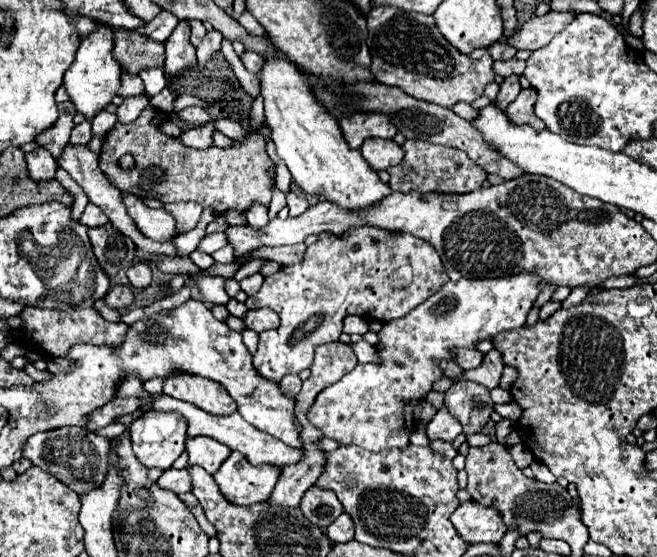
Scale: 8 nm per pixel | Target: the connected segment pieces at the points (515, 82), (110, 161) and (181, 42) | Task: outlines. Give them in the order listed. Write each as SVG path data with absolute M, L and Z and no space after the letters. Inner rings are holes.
M509 76L509 78L505 78L503 80L503 84L501 84L501 90L499 90L499 94L497 94L497 98L493 100L499 108L507 108L507 104L511 104L513 100L515 100L515 96L517 96L517 92L521 90L521 86L519 86L519 76Z
M147 106L137 120L129 124L117 122L105 134L99 168L117 190L141 198L155 198L163 204L191 200L203 208L213 208L217 214L223 214L227 210L245 212L255 200L269 204L273 184L269 170L273 172L273 162L265 152L265 136L271 134L265 124L257 134L247 128L247 140L243 144L235 142L229 150L217 146L211 146L207 150L191 150L187 146L171 146L171 138L161 132L161 125L167 120L168 116L164 112ZM123 154L131 154L135 158L135 168L129 172L117 166L117 160Z
M181 20L165 42L165 70L169 72L169 76L197 64L195 46L189 42L189 34L189 26Z

